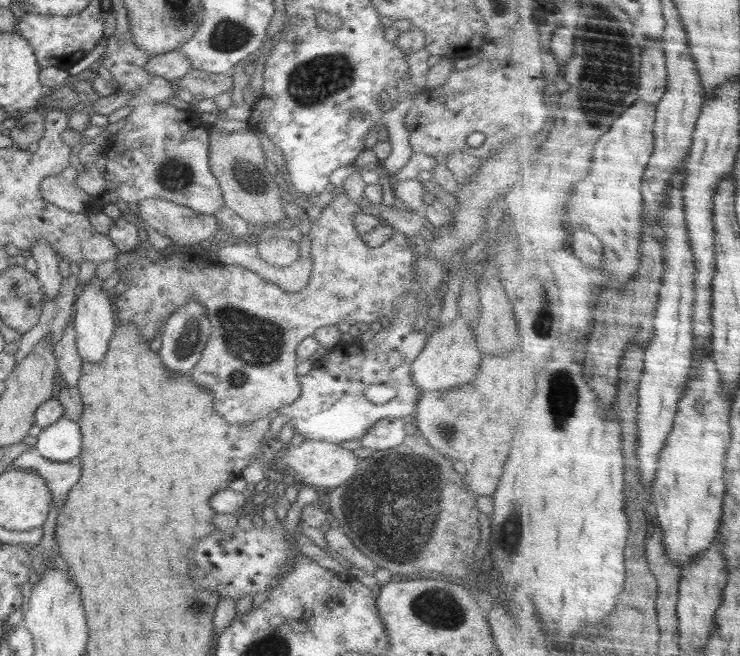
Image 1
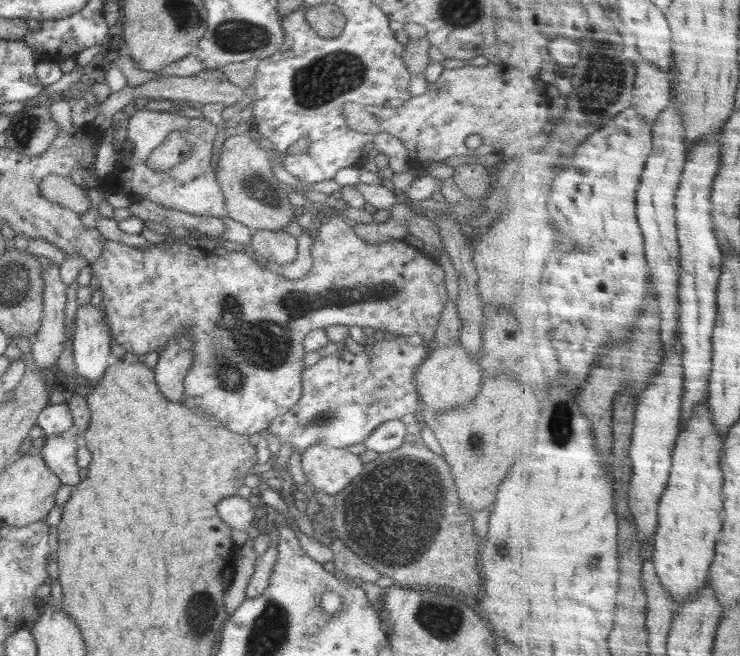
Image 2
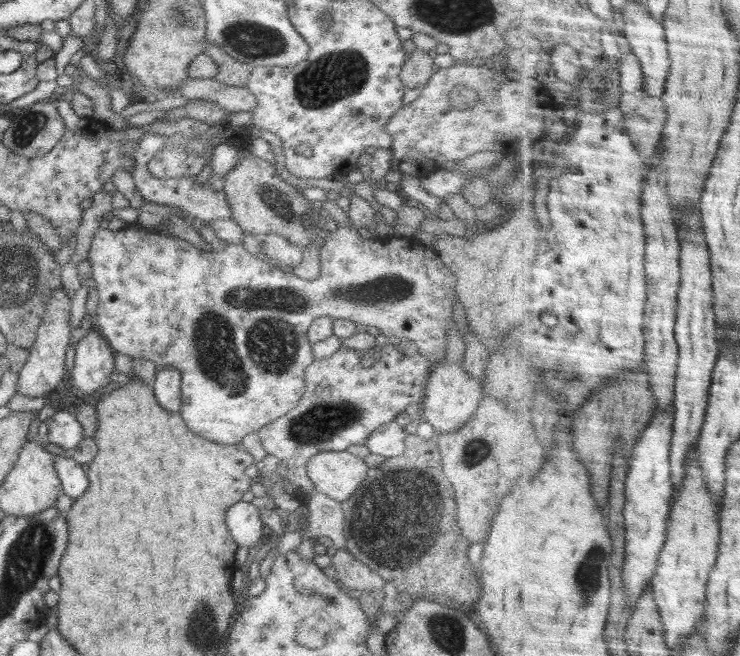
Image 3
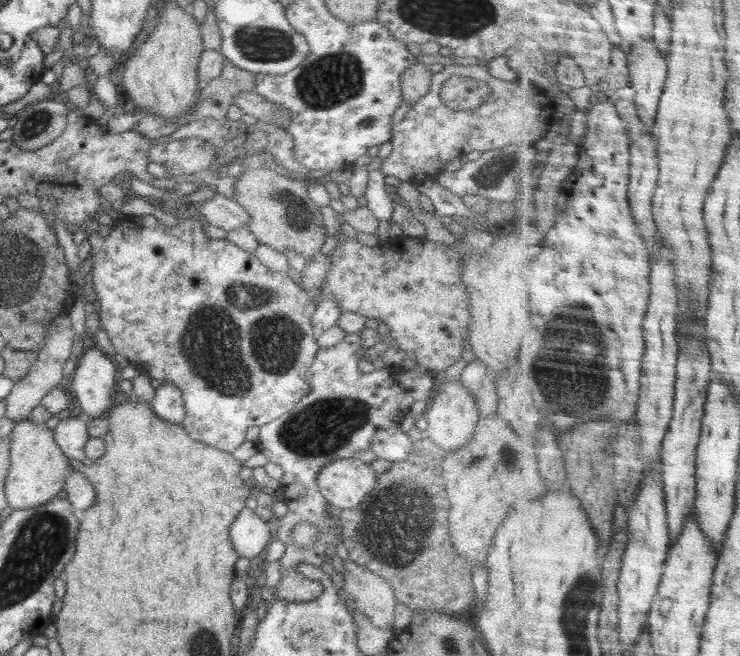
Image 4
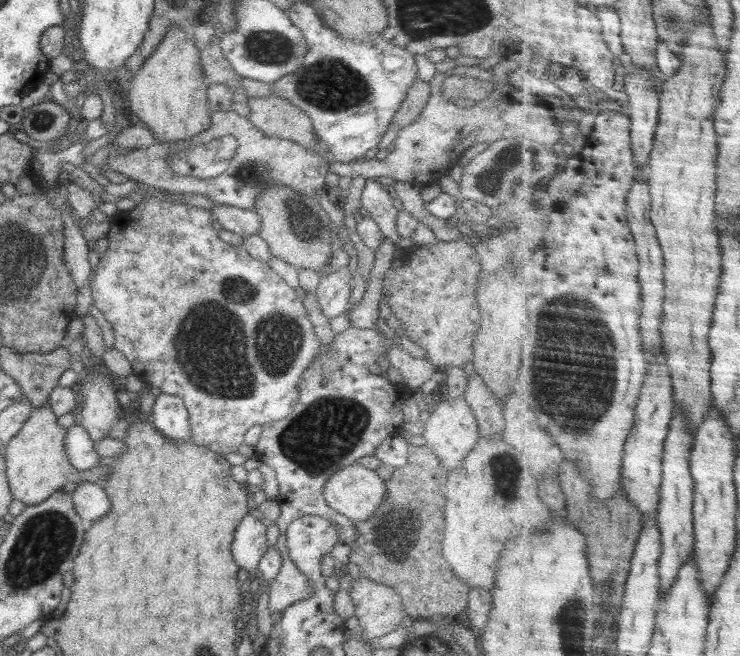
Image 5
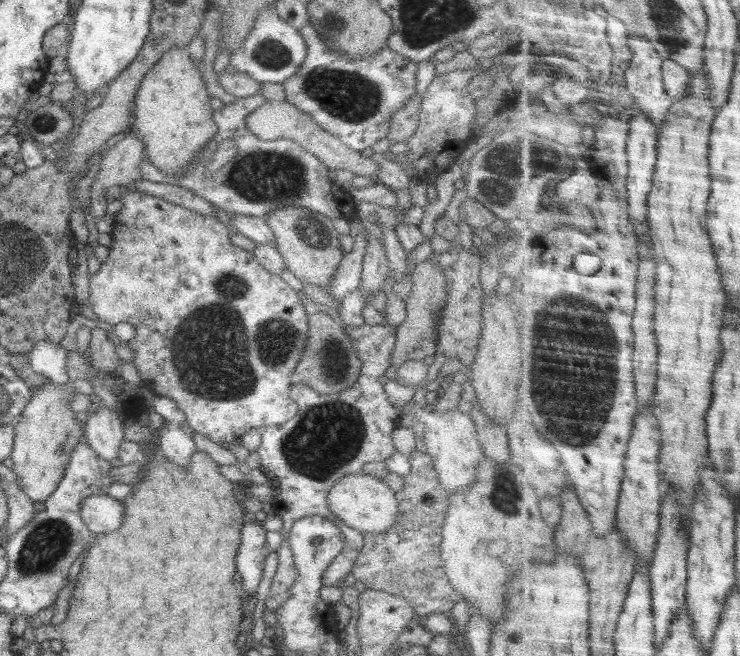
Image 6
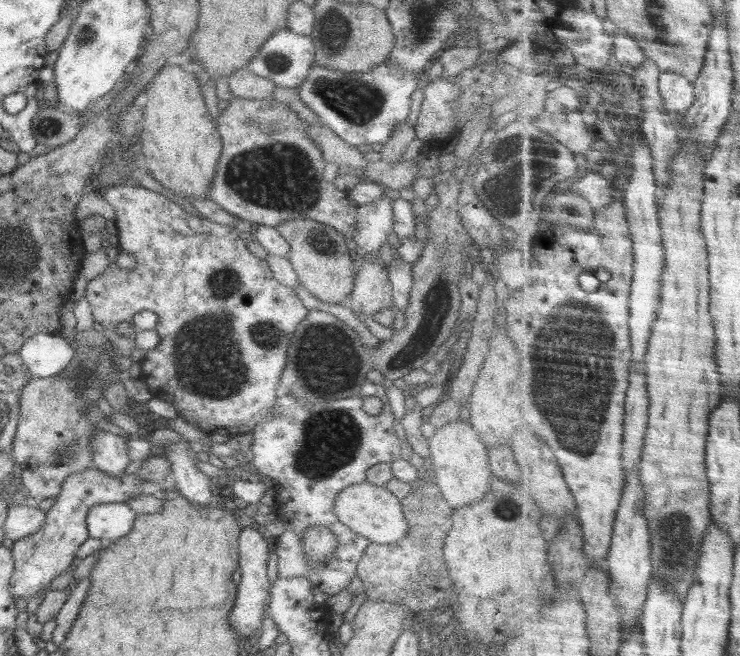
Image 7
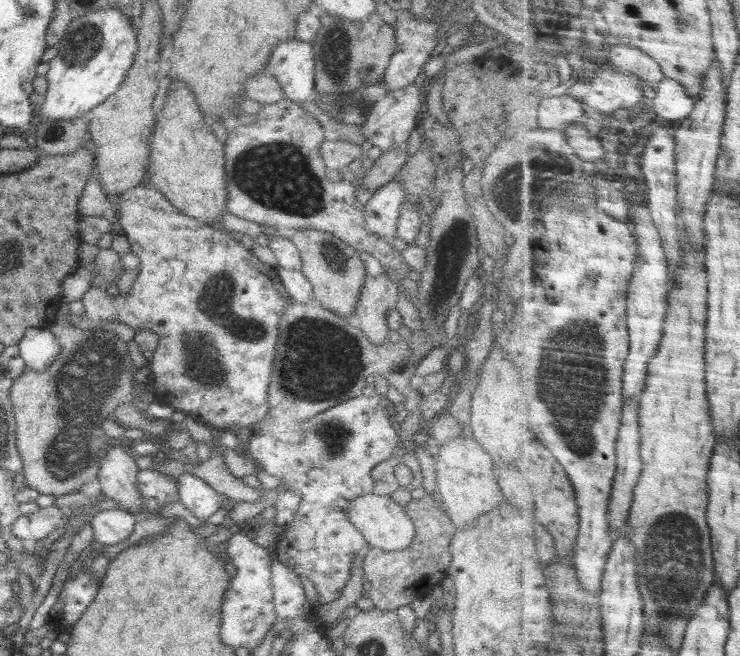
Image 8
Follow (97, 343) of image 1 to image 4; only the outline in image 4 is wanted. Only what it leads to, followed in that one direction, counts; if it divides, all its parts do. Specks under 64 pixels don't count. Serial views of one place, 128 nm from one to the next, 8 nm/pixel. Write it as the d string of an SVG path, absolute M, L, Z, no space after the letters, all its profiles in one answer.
M94 346L79 356L77 368L71 376L70 393L76 396L82 408L82 418L104 418L106 412L114 408L118 385L115 365L111 358Z

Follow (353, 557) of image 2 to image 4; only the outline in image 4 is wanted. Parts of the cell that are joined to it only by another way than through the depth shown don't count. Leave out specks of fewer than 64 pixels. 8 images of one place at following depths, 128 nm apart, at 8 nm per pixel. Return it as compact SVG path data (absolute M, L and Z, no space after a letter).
M350 559L344 560L343 565L345 572L342 575L344 576L345 584L342 588L342 593L354 600L356 610L360 614L366 615L366 618L376 628L382 628L382 630L393 629L394 608L396 608L397 600L390 584L376 574L373 574L373 572L370 572L365 566L360 566Z

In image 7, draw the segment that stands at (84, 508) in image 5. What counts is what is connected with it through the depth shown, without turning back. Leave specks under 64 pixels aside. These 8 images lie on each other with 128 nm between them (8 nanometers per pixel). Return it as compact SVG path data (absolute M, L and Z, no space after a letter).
M124 502L92 506L86 516L88 534L105 543L116 541L133 529L136 514Z

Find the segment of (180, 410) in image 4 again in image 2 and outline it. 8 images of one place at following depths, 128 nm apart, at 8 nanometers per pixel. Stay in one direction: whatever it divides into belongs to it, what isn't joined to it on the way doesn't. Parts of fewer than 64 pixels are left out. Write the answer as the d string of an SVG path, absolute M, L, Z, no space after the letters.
M182 332L178 340L169 343L159 353L158 364L153 371L156 386L170 402L185 401L184 381L192 363L192 344L189 333Z

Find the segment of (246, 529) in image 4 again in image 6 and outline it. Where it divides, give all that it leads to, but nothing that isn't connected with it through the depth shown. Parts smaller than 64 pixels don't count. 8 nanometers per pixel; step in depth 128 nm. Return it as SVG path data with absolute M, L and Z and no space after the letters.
M243 524L241 528L240 546L235 563L237 571L242 575L242 583L239 587L244 592L245 600L256 595L258 585L263 579L264 560L271 553L265 534L263 524Z

